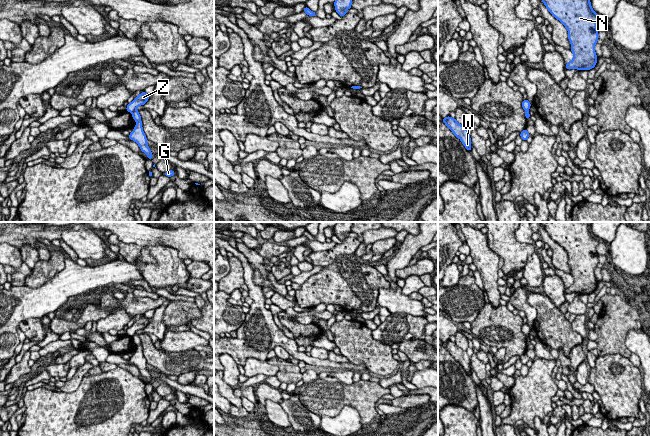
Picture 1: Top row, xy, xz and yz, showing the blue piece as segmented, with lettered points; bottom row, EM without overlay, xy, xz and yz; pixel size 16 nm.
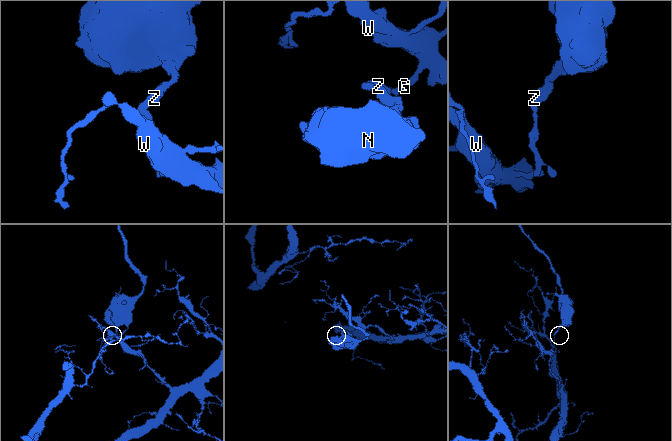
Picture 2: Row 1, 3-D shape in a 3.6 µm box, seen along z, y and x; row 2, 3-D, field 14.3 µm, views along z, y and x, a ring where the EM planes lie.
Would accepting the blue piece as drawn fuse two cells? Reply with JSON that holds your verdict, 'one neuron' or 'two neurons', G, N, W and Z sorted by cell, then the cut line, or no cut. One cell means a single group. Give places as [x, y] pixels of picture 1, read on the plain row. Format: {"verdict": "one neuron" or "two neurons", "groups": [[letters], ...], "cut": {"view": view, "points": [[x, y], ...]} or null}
{"verdict": "two neurons", "groups": [["G", "W"], ["N", "Z"]], "cut": {"view": "xy", "points": [[135, 333], [131, 336]]}}

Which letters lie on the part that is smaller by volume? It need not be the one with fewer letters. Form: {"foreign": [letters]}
{"foreign": ["N", "Z"]}

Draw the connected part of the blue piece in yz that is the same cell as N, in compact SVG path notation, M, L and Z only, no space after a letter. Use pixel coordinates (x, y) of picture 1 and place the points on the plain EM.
M541 222L549 236L568 254L573 283L565 293L590 294L597 287L594 270L599 263L597 245L601 241L591 231L590 222Z

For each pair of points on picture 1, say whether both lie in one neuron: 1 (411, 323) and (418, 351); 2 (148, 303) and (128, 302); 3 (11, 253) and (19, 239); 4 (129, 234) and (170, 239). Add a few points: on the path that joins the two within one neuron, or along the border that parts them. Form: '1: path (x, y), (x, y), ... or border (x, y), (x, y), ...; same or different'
1: border (422, 337), (402, 340), (398, 343); different
2: path (143, 303), (133, 303); same
3: border (10, 244), (19, 249); different
4: path (139, 234), (160, 236); same

